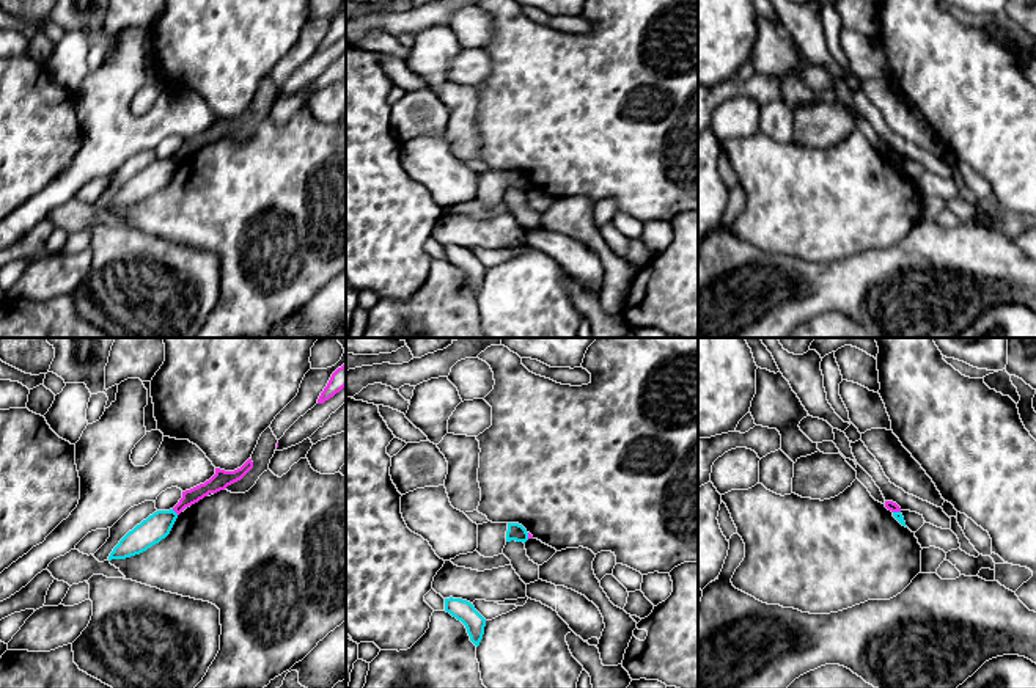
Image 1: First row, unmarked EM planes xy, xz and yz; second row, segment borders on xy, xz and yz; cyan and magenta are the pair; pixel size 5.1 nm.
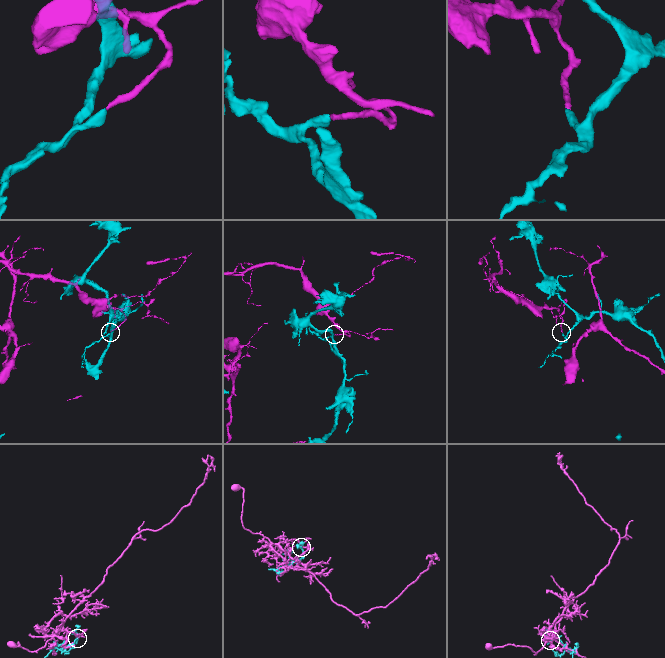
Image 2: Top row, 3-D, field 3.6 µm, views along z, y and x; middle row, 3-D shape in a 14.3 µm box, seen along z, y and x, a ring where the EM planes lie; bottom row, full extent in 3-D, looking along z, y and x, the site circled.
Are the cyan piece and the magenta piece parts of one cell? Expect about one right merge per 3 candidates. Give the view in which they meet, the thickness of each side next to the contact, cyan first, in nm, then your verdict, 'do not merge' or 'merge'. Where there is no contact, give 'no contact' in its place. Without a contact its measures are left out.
meets cyan in xy; 140 nm thick on the cyan side, 80 nm on the other; do not merge

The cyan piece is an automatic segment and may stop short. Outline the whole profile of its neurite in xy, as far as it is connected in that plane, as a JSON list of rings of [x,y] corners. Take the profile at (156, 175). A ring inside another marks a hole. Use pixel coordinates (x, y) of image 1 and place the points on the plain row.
[[[173,157],[154,160],[119,188],[108,209],[140,203],[159,192],[170,182],[176,167],[178,162]]]

